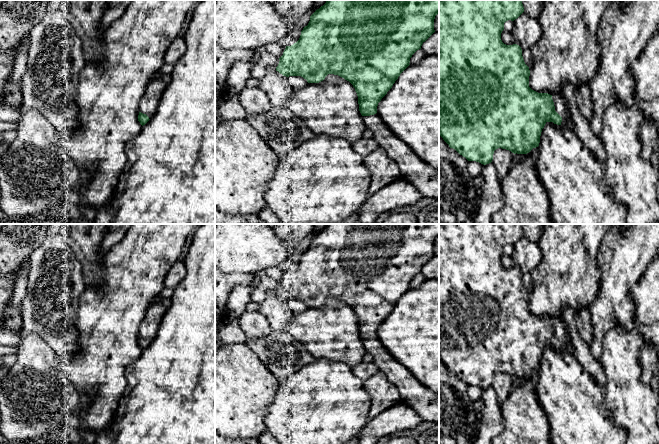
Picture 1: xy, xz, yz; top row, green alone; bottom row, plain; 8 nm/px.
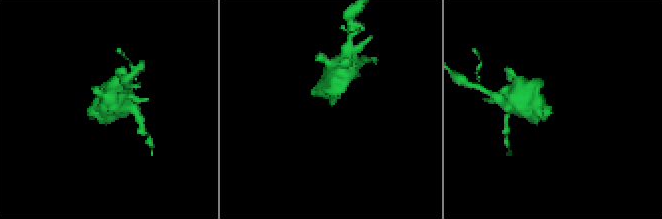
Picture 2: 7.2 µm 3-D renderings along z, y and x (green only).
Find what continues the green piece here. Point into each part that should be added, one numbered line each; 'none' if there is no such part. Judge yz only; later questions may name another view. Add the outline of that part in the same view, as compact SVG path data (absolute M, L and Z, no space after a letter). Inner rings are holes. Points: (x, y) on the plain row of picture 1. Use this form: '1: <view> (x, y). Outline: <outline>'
1: yz (560, 326). Outline: M557 317L552 319L552 323L555 330L555 335L562 341L561 349L568 346L567 337L569 336L567 323L563 317Z

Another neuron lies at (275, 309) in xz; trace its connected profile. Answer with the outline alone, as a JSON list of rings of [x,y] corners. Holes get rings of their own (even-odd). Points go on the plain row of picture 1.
[[[278,295],[266,296],[266,299],[259,303],[257,312],[267,318],[272,331],[286,330],[293,315],[287,301]]]

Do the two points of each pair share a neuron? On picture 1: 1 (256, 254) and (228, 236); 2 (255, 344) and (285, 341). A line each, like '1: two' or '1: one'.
1: one
2: one

